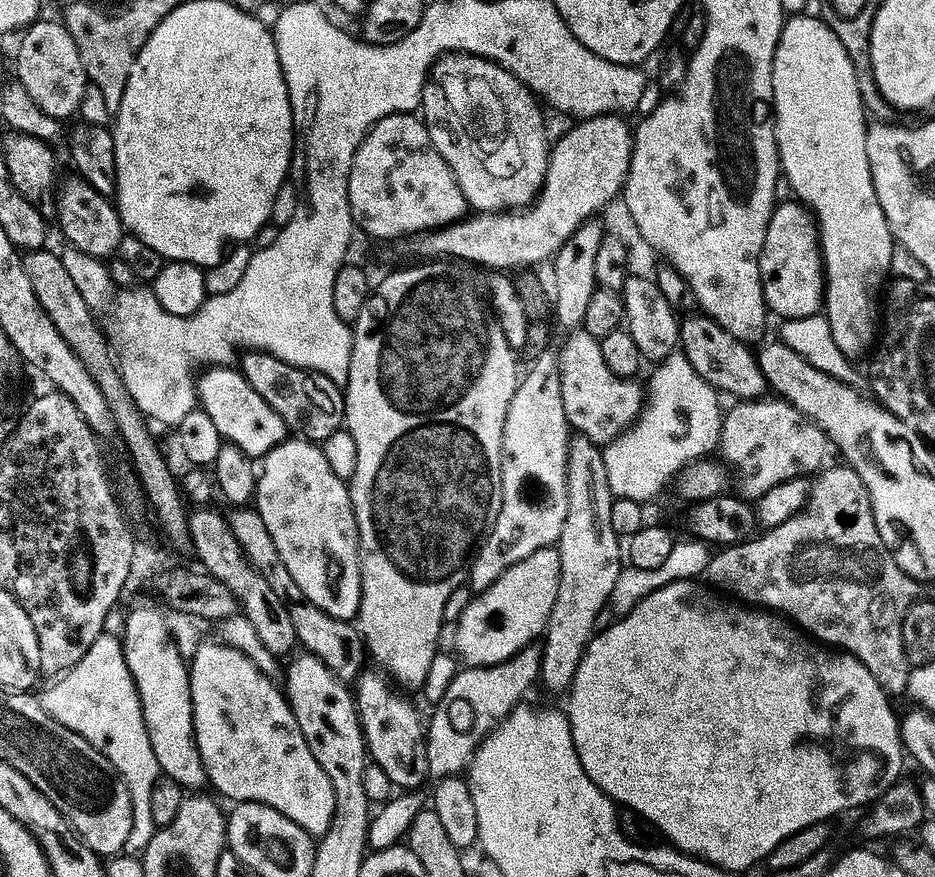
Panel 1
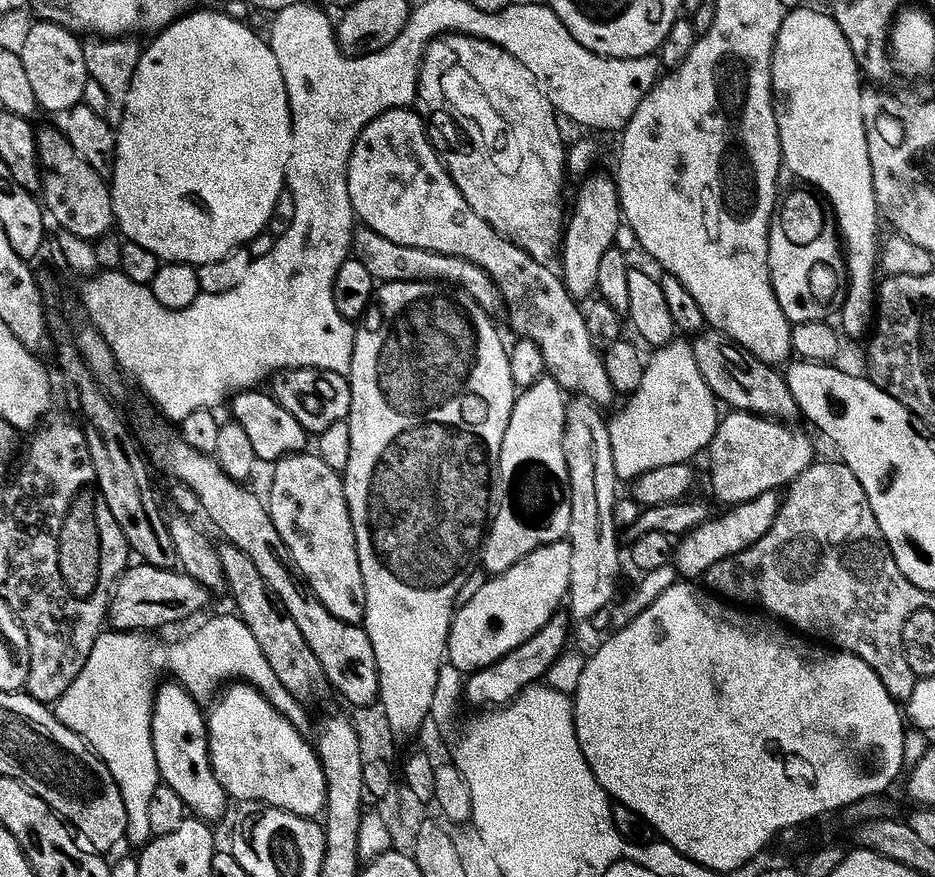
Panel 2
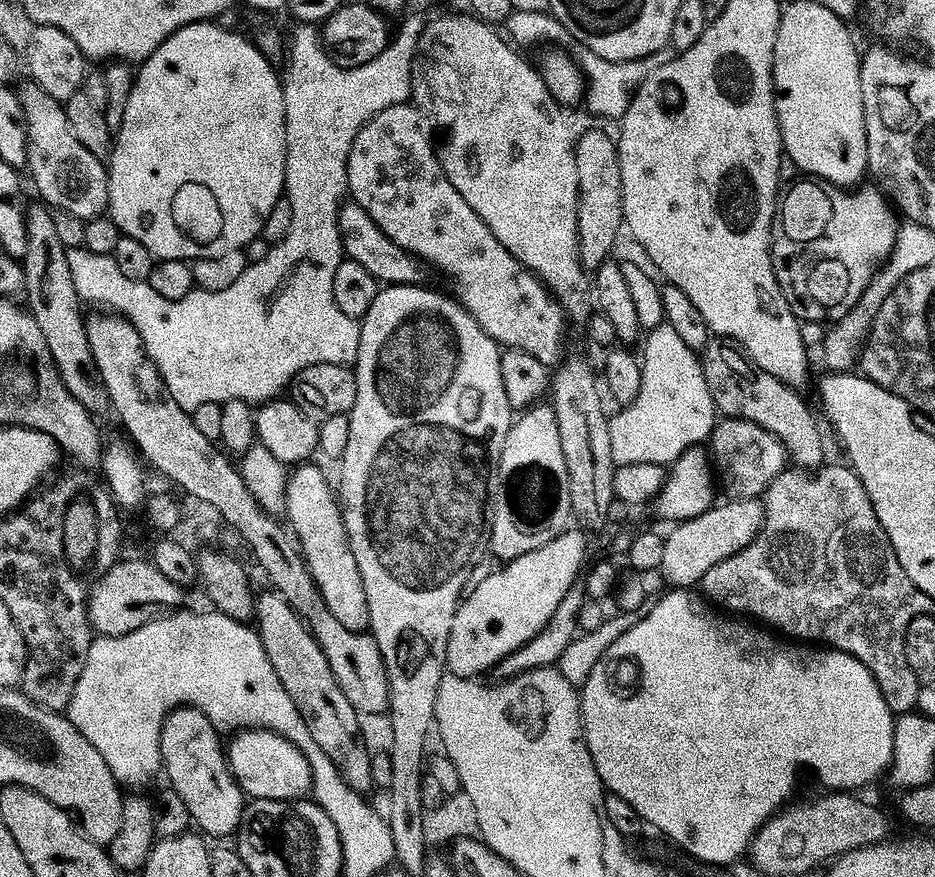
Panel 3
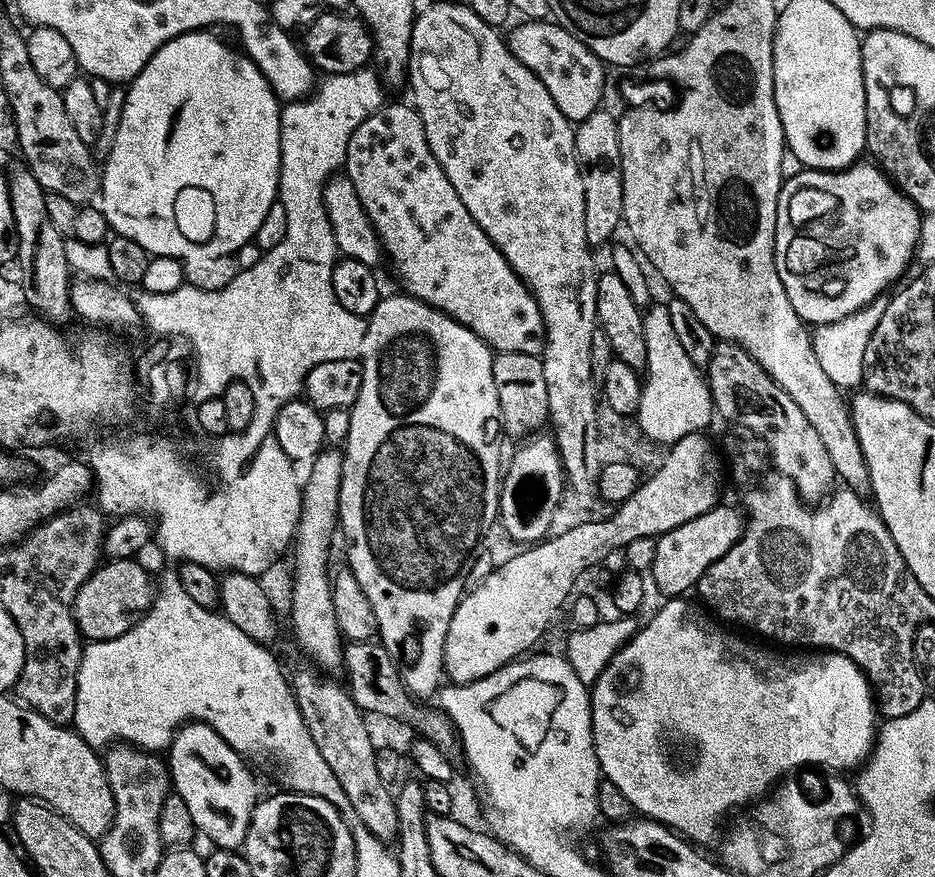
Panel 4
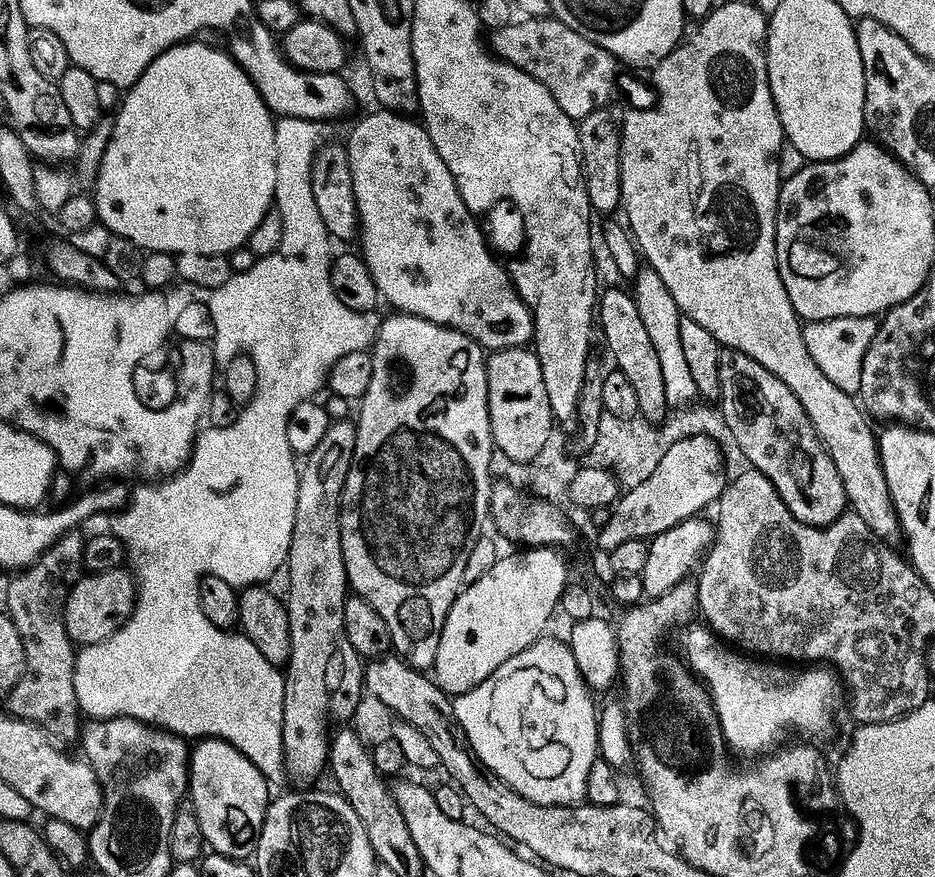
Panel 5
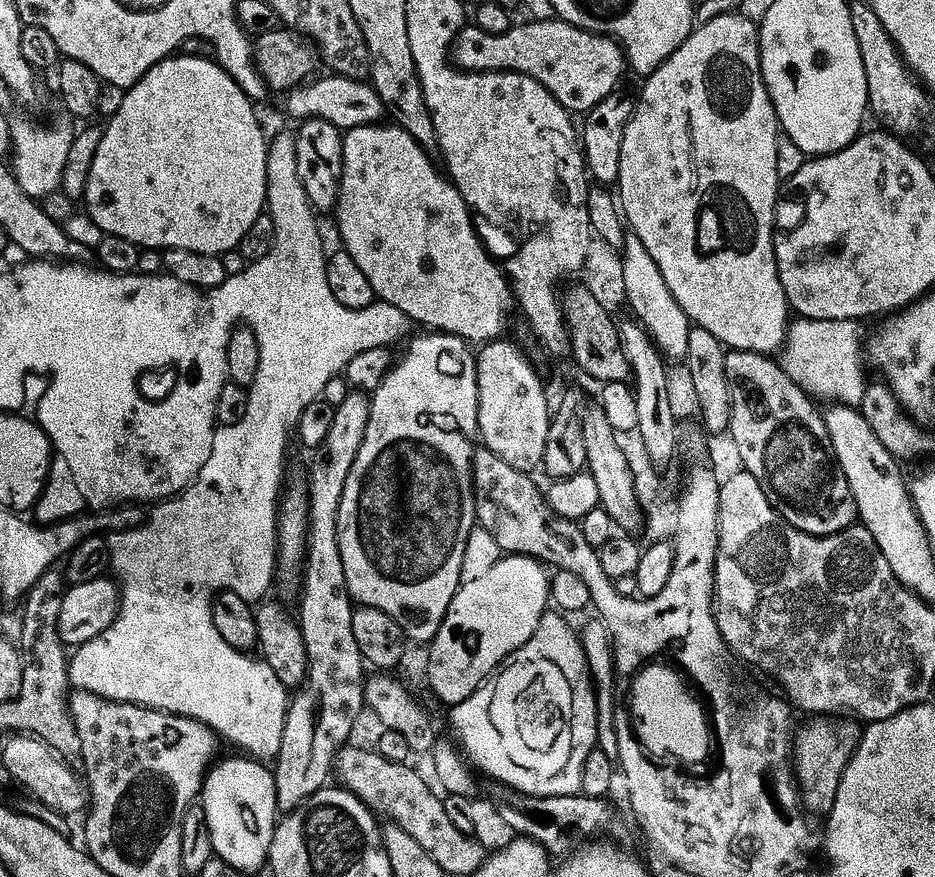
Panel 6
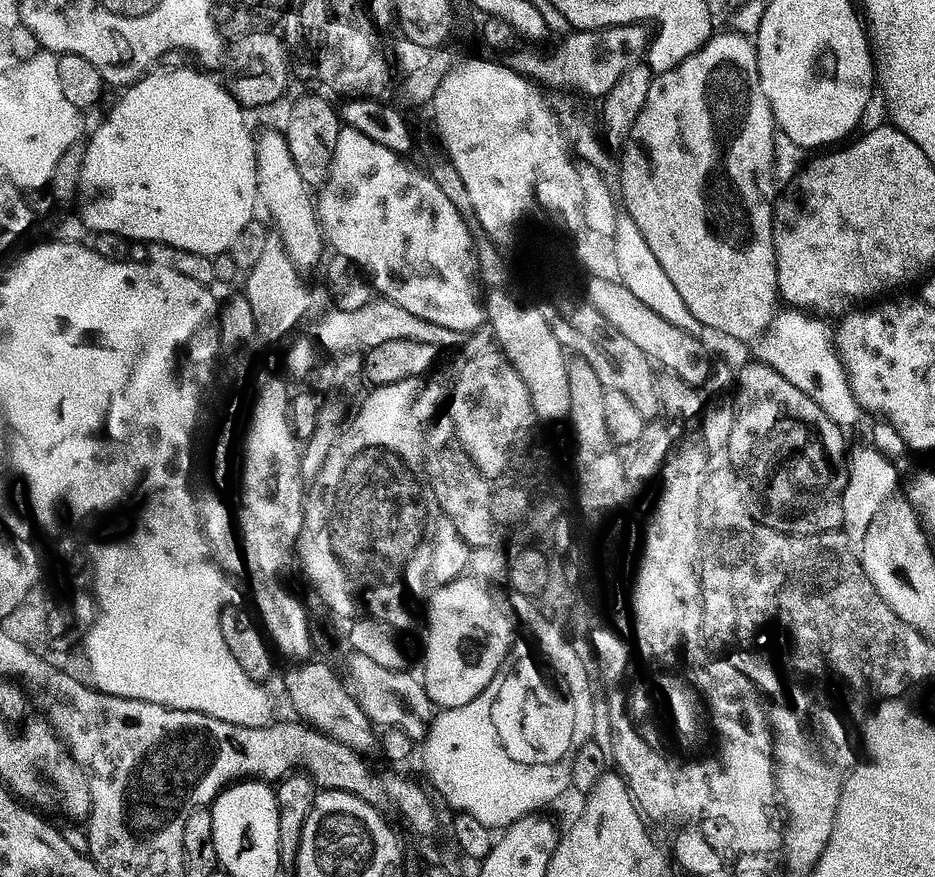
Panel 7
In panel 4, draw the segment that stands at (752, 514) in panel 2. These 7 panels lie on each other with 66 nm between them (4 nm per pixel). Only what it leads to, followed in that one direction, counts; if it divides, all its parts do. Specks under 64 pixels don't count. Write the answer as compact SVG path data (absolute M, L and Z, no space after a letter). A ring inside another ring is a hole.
M722 504L713 511L708 511L701 518L696 518L679 527L678 530L659 537L656 543L654 566L650 573L653 587L655 584L659 592L668 600L687 595L688 590L693 591L699 585L706 570L714 562L725 557L739 542L744 535L745 527L746 522L741 511L739 514L738 511Z

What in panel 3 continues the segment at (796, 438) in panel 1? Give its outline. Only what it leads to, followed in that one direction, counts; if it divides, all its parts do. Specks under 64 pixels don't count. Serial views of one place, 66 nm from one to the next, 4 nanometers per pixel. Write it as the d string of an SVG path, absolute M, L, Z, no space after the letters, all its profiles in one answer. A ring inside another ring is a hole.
M721 419L710 437L710 456L718 473L719 483L735 500L763 497L776 479L786 471L790 457L784 443L760 424L741 419Z

